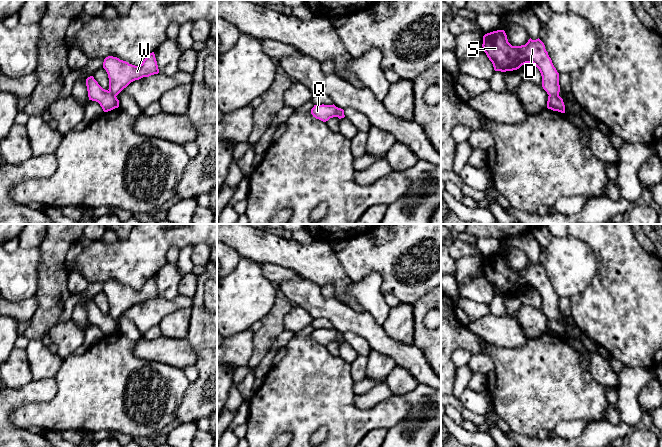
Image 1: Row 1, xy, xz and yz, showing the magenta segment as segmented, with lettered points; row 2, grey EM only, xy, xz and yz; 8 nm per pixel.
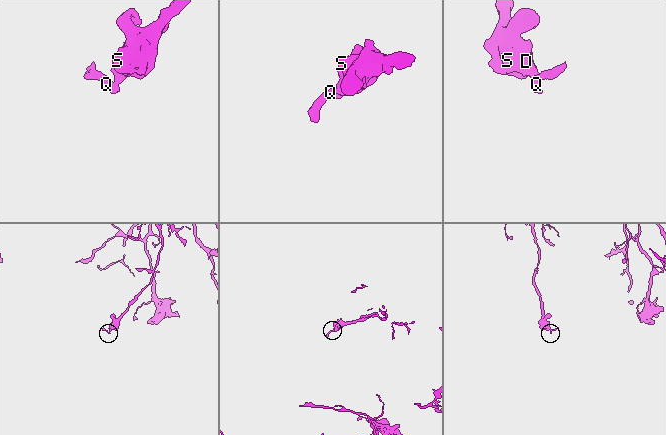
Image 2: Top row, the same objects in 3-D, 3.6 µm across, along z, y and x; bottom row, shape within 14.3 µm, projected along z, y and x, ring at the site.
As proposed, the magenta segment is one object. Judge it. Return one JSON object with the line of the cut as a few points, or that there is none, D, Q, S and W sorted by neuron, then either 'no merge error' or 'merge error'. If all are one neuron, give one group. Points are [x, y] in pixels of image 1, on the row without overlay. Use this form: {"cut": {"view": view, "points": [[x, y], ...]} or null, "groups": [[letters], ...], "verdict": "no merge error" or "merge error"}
{"cut": {"view": "yz", "points": [[558, 319], [549, 320]]}, "groups": [["D", "S", "W"], ["Q"]], "verdict": "merge error"}

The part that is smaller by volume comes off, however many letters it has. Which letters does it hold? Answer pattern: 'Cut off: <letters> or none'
Cut off: Q

